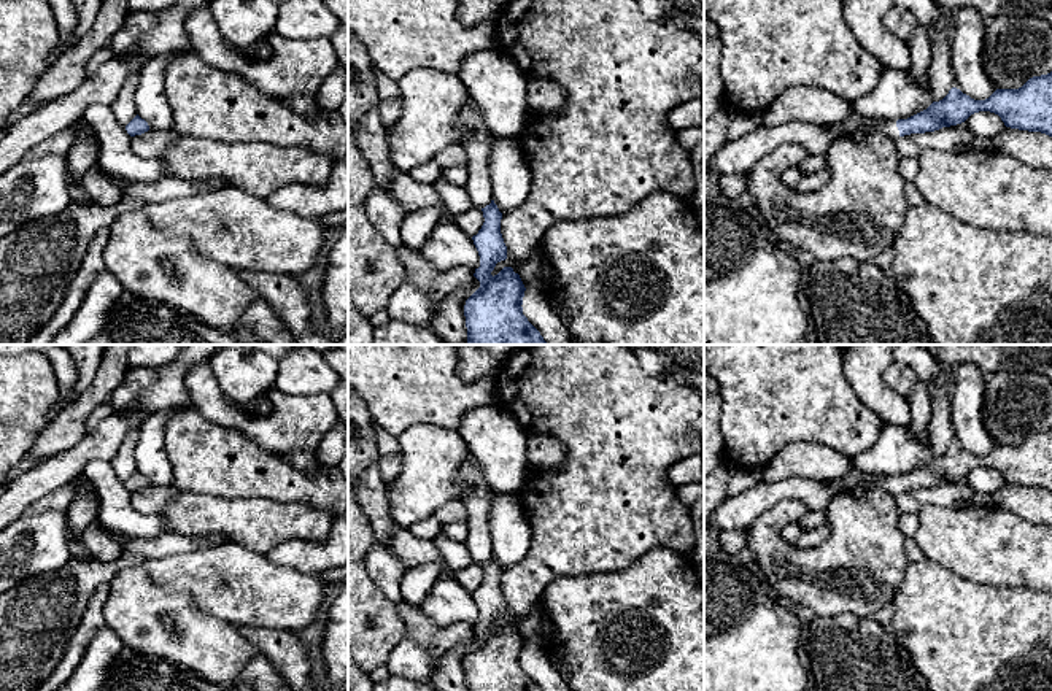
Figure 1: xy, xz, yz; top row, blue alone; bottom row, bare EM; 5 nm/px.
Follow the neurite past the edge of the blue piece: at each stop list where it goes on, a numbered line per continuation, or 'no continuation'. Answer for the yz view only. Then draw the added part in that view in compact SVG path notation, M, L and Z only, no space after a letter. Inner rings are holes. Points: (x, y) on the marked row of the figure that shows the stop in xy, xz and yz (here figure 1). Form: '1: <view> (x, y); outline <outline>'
1: yz (884, 127); outline M876 121L872 124L863 125L858 130L858 135L872 135L872 133L887 135L893 140L899 138L899 130L896 127L896 121Z

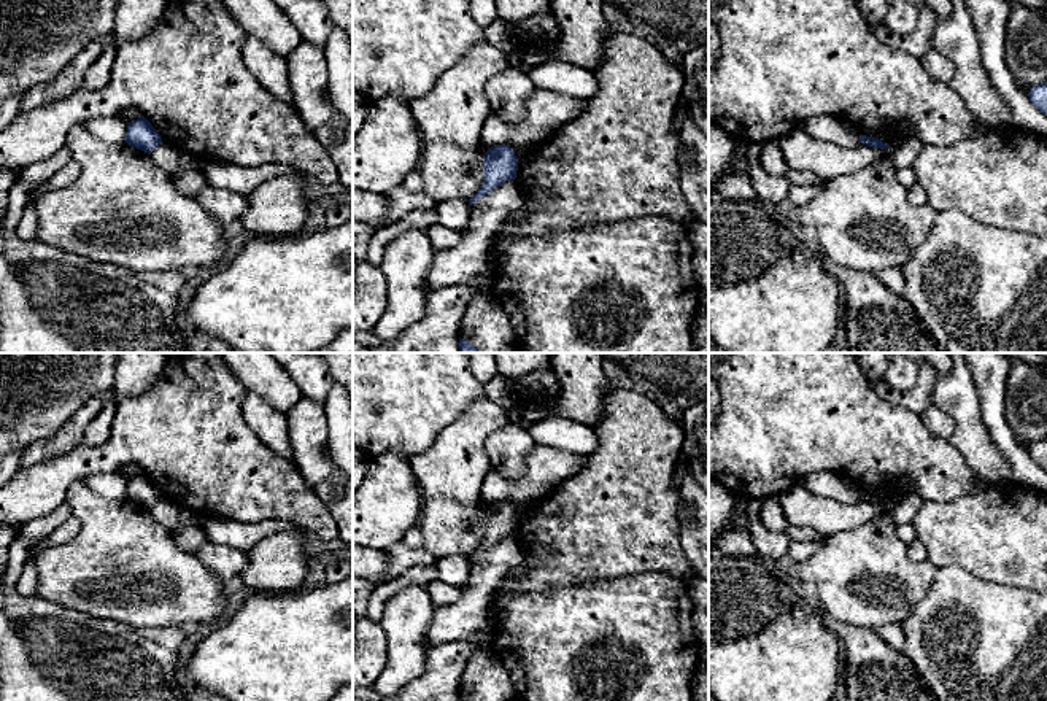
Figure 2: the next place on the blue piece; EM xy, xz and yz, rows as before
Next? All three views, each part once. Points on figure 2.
no continuation

